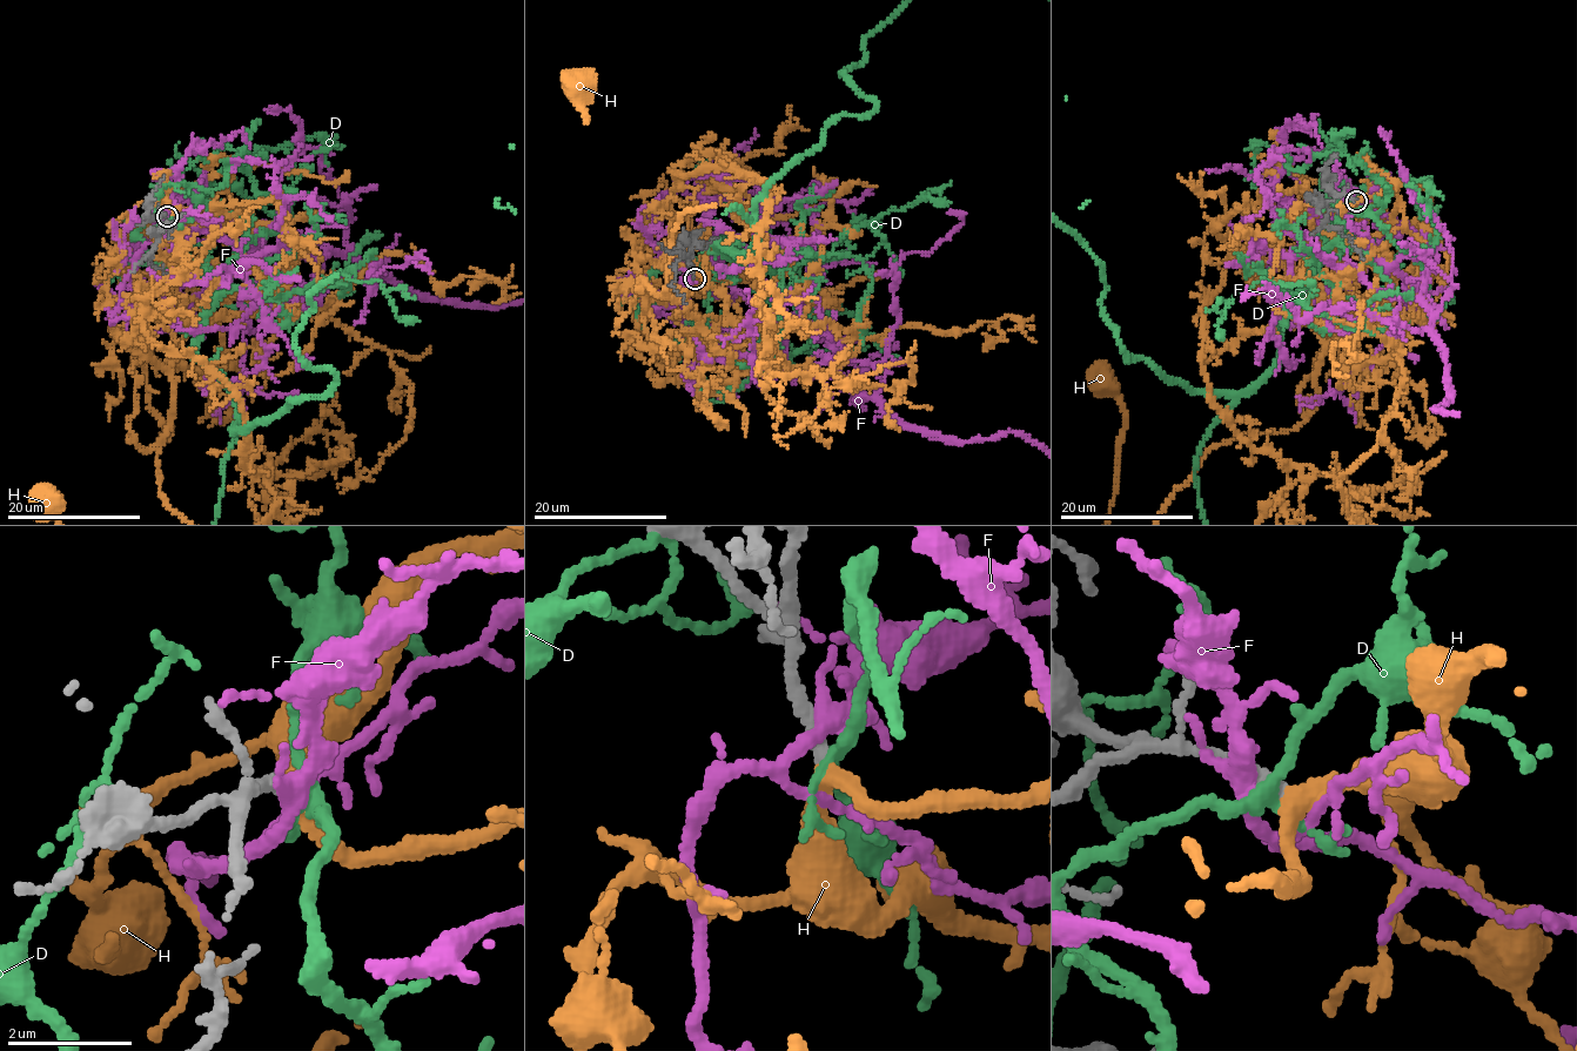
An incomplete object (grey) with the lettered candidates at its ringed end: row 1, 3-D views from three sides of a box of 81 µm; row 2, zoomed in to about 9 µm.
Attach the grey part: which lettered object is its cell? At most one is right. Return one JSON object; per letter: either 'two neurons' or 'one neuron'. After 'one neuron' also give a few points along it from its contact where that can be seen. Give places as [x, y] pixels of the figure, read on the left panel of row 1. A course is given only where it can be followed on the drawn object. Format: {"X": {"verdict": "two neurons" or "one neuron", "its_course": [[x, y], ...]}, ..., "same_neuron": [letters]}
{"D": {"verdict": "two neurons"}, "F": {"verdict": "two neurons"}, "H": {"verdict": "one neuron"}, "same_neuron": ["H"]}

